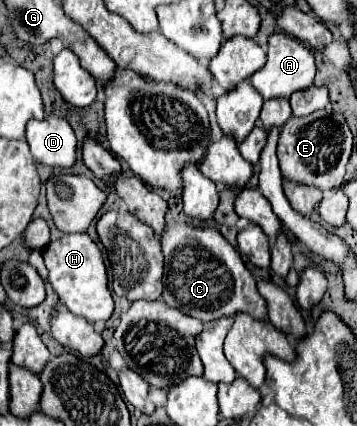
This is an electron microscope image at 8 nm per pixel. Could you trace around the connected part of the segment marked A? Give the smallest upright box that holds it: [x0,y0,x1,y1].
[250,33,316,99]

